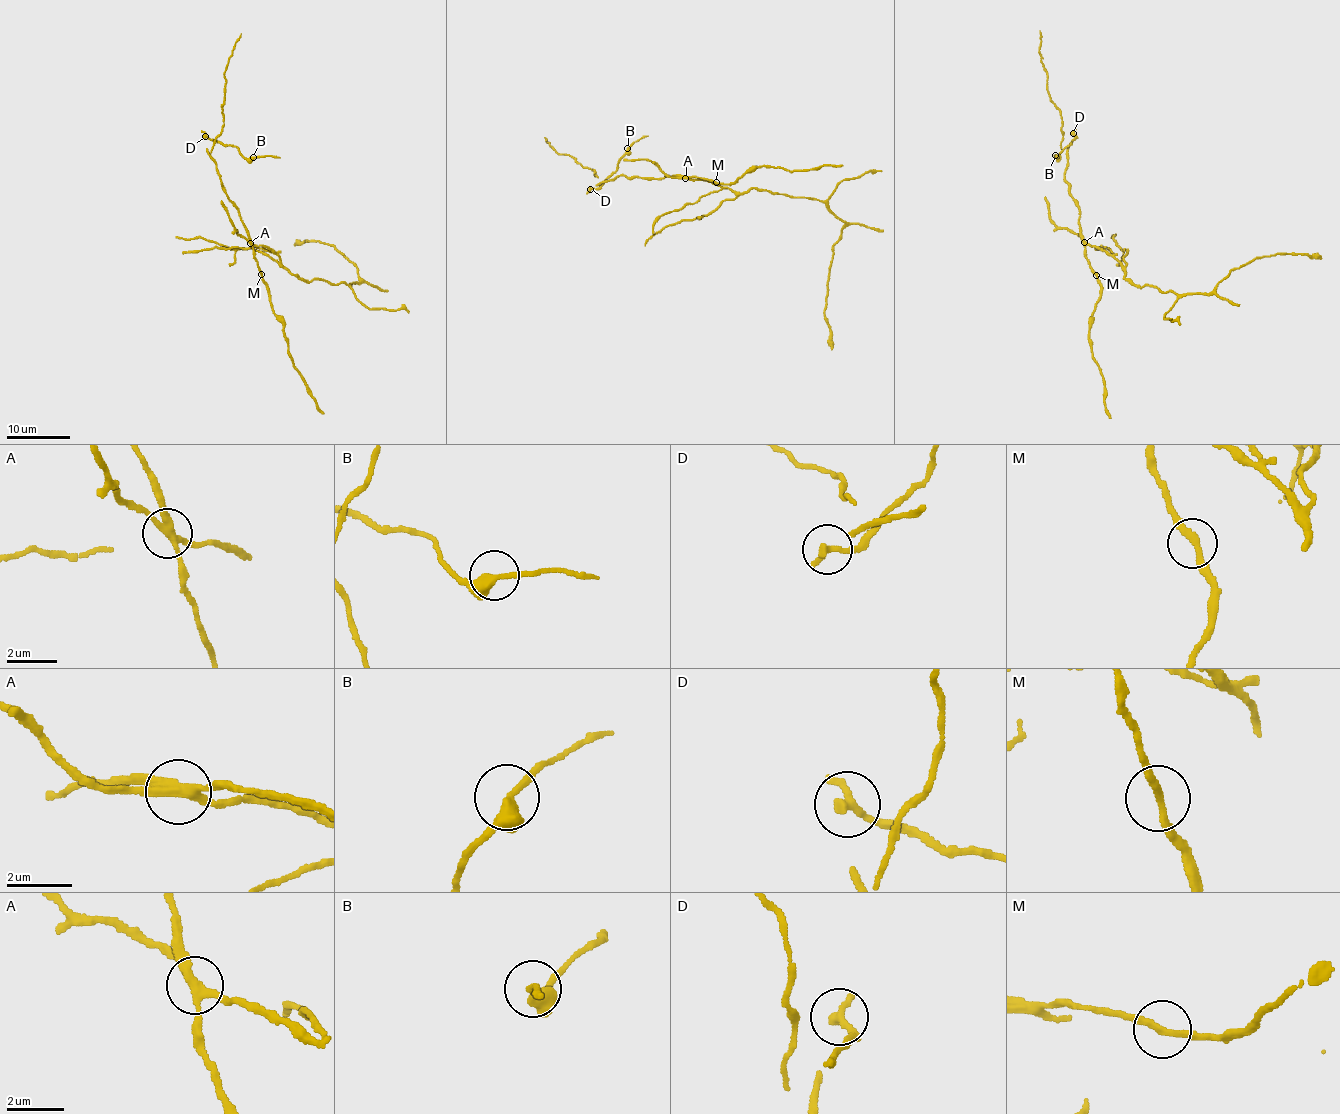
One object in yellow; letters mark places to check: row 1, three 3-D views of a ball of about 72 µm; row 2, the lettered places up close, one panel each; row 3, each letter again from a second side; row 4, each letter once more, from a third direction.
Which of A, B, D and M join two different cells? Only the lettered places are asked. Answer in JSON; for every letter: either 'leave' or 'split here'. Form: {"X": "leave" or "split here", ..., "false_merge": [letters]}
{"A": "split here", "B": "leave", "D": "split here", "M": "leave", "false_merge": ["A", "D"]}

